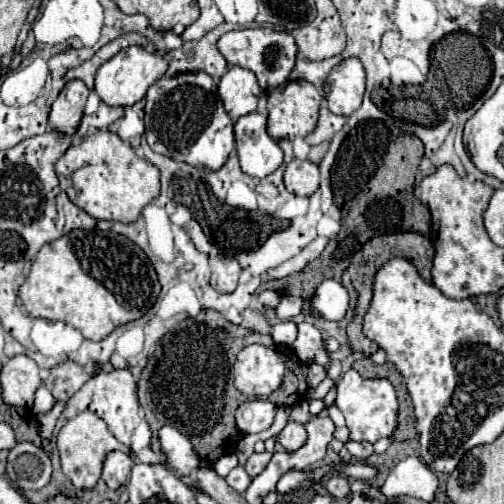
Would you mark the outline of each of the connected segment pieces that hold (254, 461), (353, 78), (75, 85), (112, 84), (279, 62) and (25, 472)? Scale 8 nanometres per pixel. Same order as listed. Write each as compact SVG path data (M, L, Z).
M254 453L246 463L246 471L250 473L250 477L256 477L258 473L262 473L270 463L270 457L272 457L270 453Z
M348 57L336 65L326 79L328 109L344 117L354 113L362 103L364 81L364 67L358 57Z
M80 79L68 81L64 85L64 89L60 91L58 99L52 103L52 111L48 117L50 127L72 135L82 119L88 93L90 93L90 89L84 85L84 81L80 81Z
M130 45L128 49L118 51L112 59L102 63L102 67L96 73L96 93L106 105L112 107L130 107L136 101L140 101L146 91L166 73L168 59L160 53L150 53L142 45Z
M266 27L230 31L230 33L220 37L218 49L226 57L226 61L230 61L230 63L234 63L238 67L254 71L264 95L272 93L280 85L288 83L290 71L292 71L294 61L296 61L296 51L298 51L292 35L282 33L282 31L272 31L272 29L266 29Z
M18 443L8 455L8 477L20 489L42 489L52 475L50 457L34 443Z

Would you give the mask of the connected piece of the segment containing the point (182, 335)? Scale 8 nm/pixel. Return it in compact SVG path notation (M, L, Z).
M202 309L194 319L182 321L160 339L138 381L138 399L152 429L154 451L158 451L156 433L166 423L176 429L182 427L204 461L216 461L220 455L234 453L240 433L230 419L230 409L236 409L240 403L240 393L234 387L232 365L238 351L252 343L274 345L270 335L232 325L214 309Z

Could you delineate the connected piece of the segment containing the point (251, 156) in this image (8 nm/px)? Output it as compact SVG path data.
M258 111L240 117L234 125L236 151L242 171L252 177L266 177L282 165L282 149L266 131L266 117Z

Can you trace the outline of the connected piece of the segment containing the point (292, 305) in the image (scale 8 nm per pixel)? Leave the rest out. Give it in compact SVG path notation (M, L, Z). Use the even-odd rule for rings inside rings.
M284 295L278 303L278 307L274 309L276 311L276 319L278 321L284 321L284 319L296 319L300 313L302 313L302 305L304 305L304 299L302 297L292 297L292 295Z

